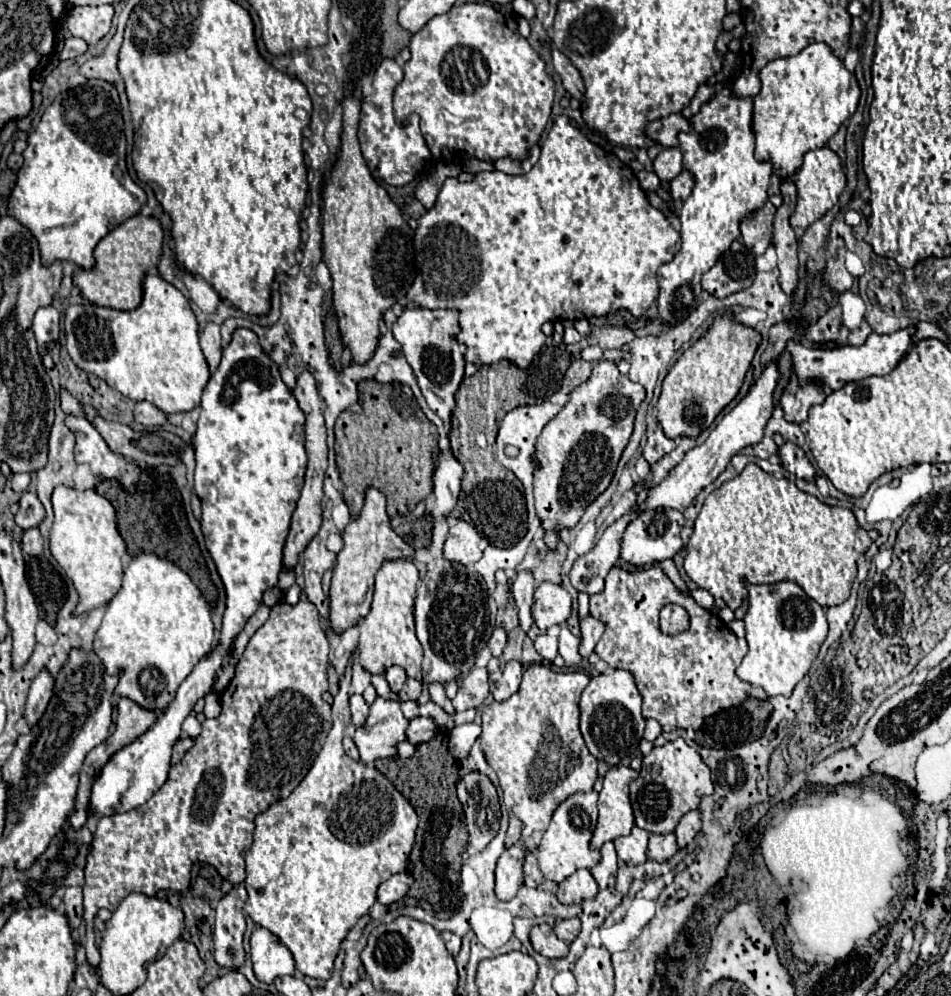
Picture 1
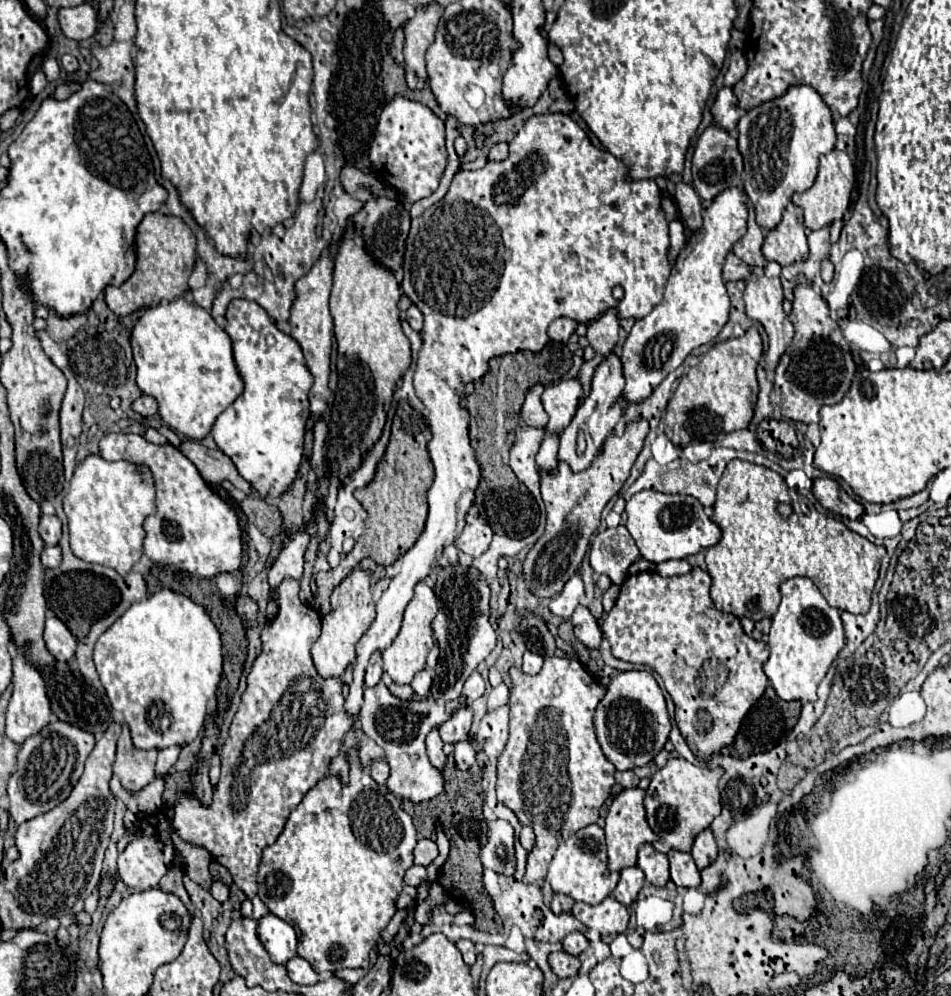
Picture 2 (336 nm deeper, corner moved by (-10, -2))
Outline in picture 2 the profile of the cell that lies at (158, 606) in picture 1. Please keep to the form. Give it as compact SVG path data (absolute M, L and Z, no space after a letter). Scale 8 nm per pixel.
M160 590L148 600L132 604L132 608L98 638L94 648L94 664L106 688L106 696L112 708L122 712L124 722L130 726L132 742L140 750L186 746L196 740L216 698L222 662L220 634L210 616L202 606L172 590Z

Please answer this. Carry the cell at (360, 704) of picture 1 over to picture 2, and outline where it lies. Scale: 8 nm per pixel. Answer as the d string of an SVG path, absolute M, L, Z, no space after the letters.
M382 652L372 654L368 668L366 668L366 686L376 686L382 676Z

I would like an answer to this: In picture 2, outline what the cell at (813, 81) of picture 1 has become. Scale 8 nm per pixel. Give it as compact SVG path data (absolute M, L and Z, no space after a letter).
M792 86L782 98L764 102L752 110L738 122L738 148L744 156L744 192L748 194L754 212L756 222L764 230L776 228L776 224L782 218L782 212L786 204L790 202L794 192L808 190L818 174L818 156L828 154L834 150L836 144L836 132L834 132L834 120L830 114L830 108L824 104L824 100L818 96L818 92L810 86Z

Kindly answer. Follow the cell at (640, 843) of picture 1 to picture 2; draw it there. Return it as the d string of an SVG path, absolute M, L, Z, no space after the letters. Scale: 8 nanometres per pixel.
M644 844L638 852L638 868L646 874L646 882L656 888L662 888L670 880L668 872L668 858L666 854L656 852L650 844Z

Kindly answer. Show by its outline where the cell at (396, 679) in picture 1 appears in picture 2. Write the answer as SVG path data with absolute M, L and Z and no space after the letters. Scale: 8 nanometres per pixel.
M428 670L418 672L418 674L414 676L414 680L412 680L410 686L414 688L414 692L416 692L418 696L428 696L428 690L430 690L430 686L432 686L432 676L430 676L430 672L428 672Z

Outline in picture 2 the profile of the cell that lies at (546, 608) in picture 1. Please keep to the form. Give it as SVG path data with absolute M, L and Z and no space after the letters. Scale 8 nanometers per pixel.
M578 606L576 612L572 614L570 622L572 622L572 626L574 626L574 636L576 636L586 648L590 648L590 650L600 648L602 630L600 630L596 618L590 614L588 608Z

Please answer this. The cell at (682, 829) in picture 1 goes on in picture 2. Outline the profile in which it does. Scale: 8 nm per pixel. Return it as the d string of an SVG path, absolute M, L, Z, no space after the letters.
M704 830L696 836L694 840L694 848L692 848L692 858L696 862L696 866L702 870L706 866L710 866L718 856L718 846L714 842L712 830Z

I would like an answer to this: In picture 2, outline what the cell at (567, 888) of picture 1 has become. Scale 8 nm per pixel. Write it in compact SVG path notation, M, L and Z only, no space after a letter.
M614 896L604 898L598 906L576 902L572 908L572 916L578 918L586 928L598 930L602 936L626 932L630 920L628 908L622 906Z

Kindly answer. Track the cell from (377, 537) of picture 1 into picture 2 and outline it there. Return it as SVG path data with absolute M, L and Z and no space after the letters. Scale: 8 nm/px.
M354 568L350 576L332 592L332 610L322 618L322 634L312 646L312 660L322 678L342 676L346 666L356 660L356 642L368 632L368 626L376 618L372 590L370 574L362 568Z

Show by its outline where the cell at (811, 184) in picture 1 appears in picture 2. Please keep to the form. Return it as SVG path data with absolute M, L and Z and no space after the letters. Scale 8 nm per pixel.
M834 148L830 154L820 156L818 176L816 176L814 186L802 194L792 196L792 202L804 210L804 226L808 230L818 230L826 224L832 224L834 220L840 220L844 212L848 210L852 186L854 186L854 166L846 152Z

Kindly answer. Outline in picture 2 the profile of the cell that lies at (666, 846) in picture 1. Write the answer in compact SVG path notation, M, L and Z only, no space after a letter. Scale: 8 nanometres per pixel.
M672 850L668 854L668 860L670 860L670 876L676 886L684 886L684 888L700 886L700 870L696 868L690 854Z

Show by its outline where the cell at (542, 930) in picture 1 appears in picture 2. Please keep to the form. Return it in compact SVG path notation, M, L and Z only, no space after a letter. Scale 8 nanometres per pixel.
M564 950L560 952L552 952L548 956L548 962L550 962L550 968L552 972L558 976L558 978L574 978L578 974L578 968L580 968L580 960Z

